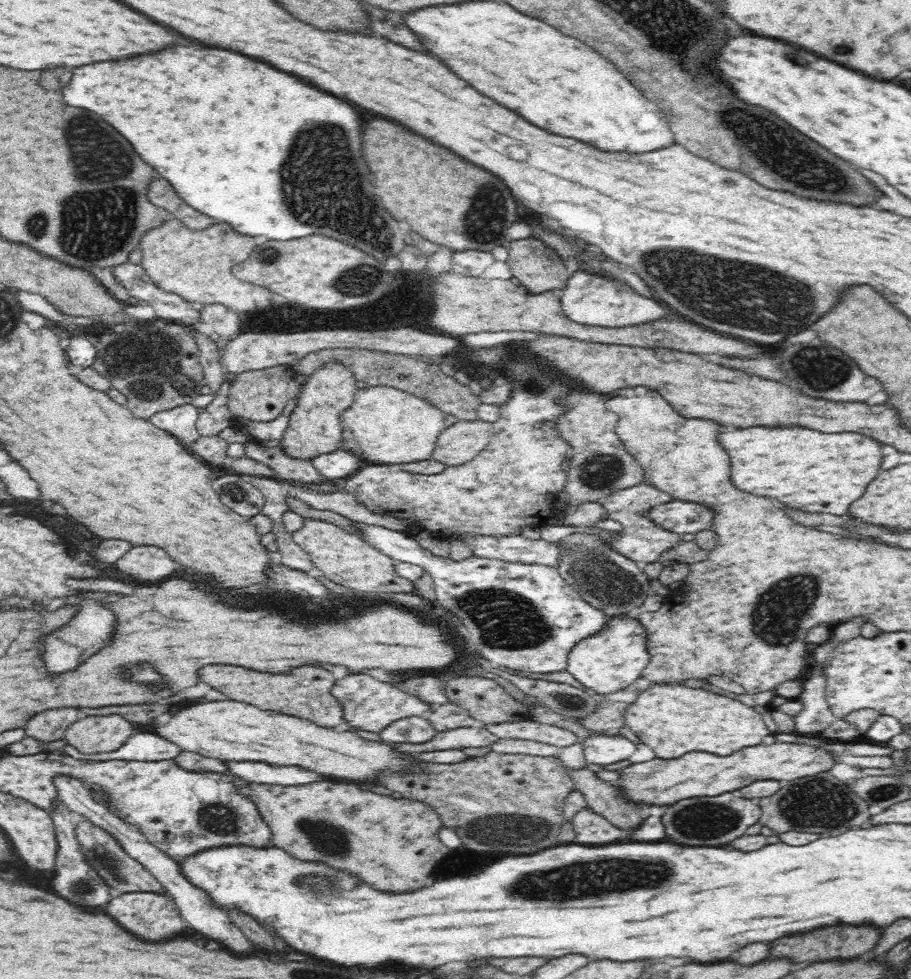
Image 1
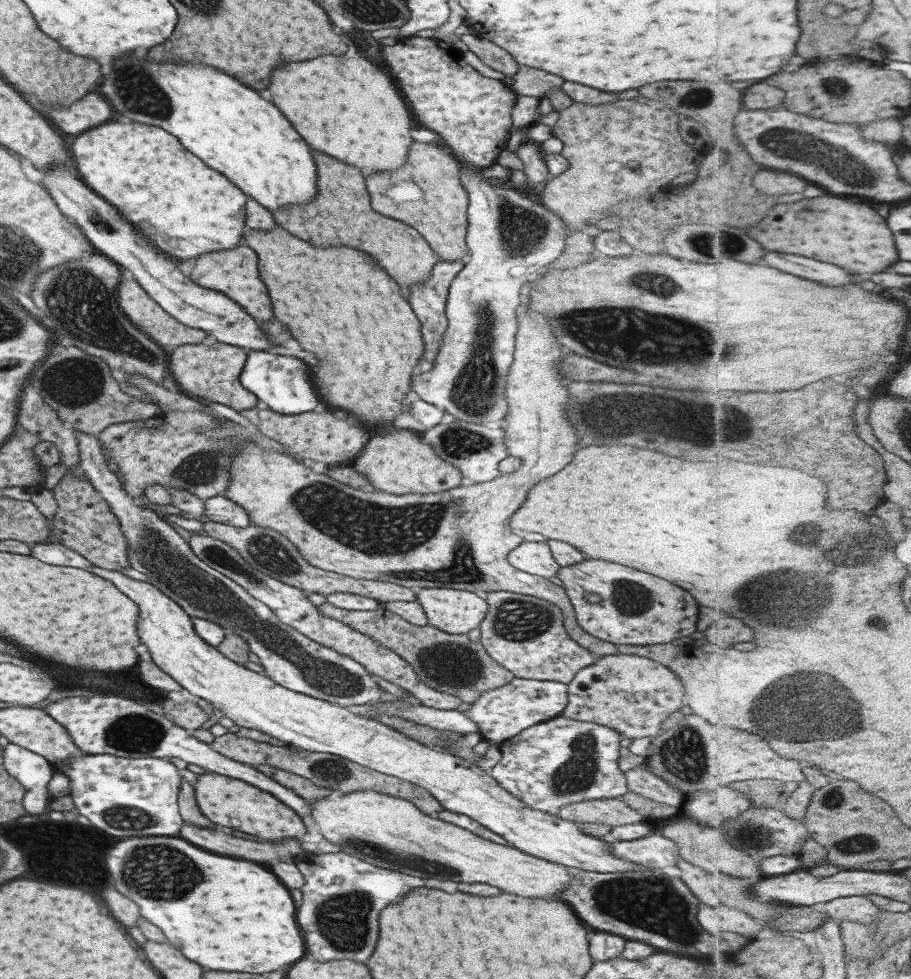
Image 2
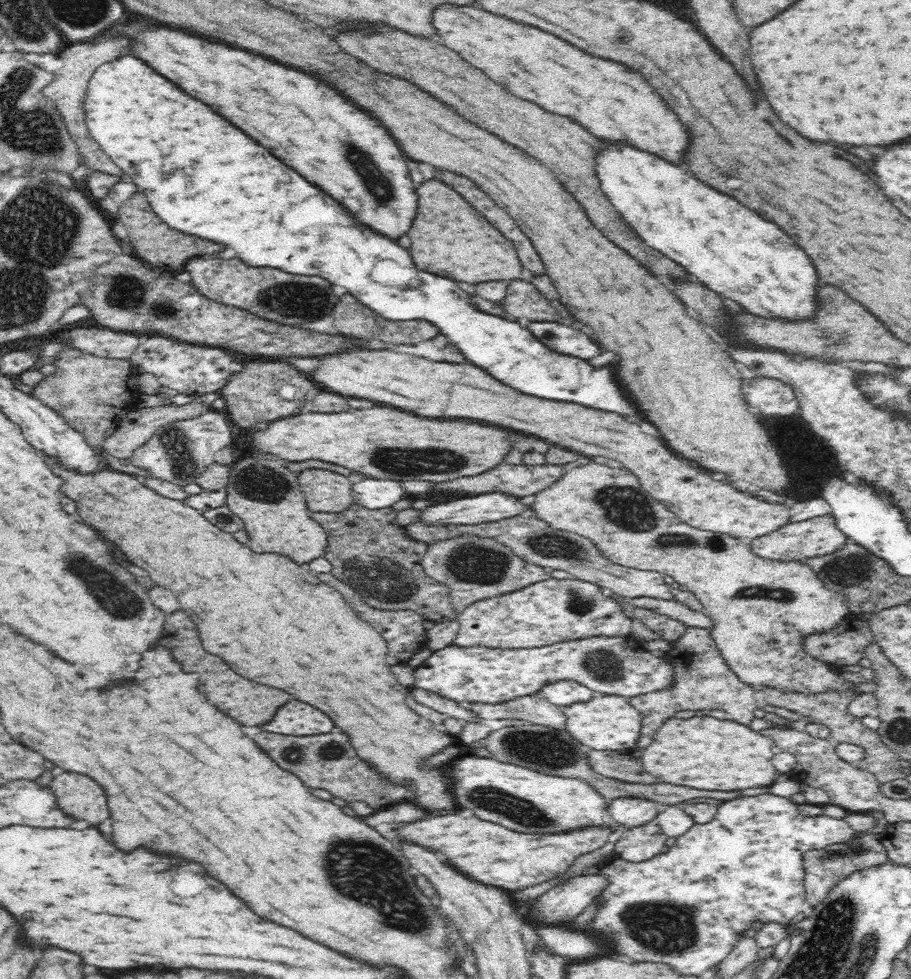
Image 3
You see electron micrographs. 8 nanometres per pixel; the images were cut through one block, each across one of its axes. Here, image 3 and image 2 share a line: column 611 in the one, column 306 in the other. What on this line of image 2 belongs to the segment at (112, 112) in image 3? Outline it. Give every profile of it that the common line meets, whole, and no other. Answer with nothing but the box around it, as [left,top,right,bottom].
[239,352,319,414]

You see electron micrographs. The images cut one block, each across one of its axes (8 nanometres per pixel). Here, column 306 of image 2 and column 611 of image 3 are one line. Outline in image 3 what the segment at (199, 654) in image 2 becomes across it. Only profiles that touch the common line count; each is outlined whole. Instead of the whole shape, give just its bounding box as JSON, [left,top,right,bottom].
[564,695,641,752]

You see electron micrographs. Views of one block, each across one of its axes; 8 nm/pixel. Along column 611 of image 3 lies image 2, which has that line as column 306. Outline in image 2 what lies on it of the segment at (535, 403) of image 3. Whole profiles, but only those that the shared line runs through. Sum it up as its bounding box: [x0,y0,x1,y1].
[240,406,367,466]

